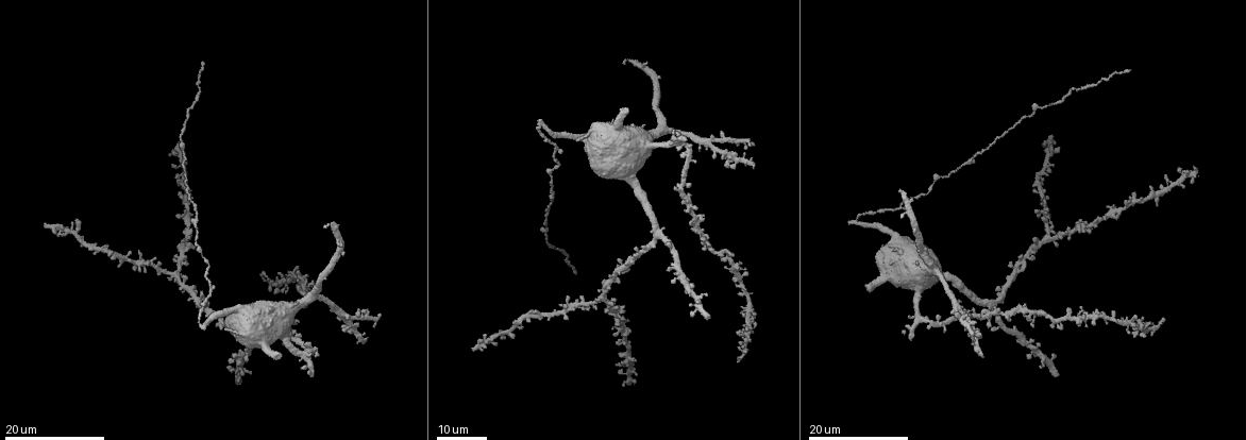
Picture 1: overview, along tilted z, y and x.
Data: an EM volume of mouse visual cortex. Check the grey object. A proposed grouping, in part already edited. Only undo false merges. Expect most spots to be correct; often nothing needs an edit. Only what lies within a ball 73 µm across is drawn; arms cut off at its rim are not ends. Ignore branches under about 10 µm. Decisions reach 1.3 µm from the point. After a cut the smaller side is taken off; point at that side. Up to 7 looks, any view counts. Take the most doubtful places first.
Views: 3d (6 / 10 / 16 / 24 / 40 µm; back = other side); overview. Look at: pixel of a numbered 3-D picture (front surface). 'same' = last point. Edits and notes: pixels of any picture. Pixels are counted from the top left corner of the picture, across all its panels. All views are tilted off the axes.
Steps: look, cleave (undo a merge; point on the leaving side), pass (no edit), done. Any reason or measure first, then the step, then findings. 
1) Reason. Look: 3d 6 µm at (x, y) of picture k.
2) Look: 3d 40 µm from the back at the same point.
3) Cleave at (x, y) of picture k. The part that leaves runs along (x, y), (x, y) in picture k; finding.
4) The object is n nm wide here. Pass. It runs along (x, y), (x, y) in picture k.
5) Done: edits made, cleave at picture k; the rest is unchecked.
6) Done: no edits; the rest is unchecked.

A narrow waist. Look: 3d 24 µm at (928, 192) of picture 1.

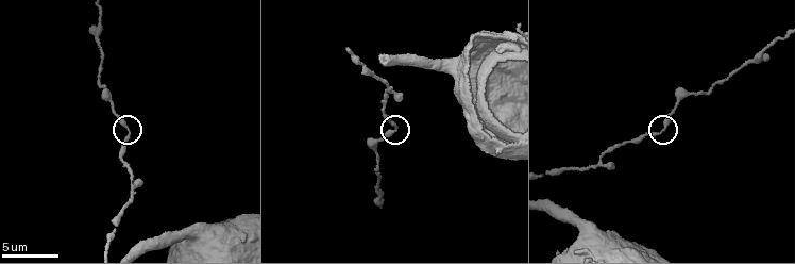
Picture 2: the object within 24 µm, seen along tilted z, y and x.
Look: 3d 10 µm at (395, 128) of picture 2.

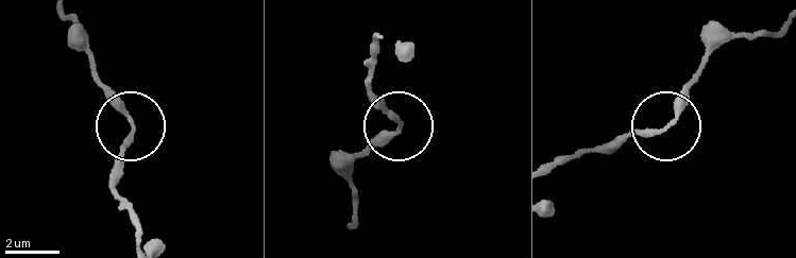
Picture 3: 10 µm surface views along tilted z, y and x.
Pass. It runs along (553, 168), (621, 136), (657, 130), (678, 110), (699, 68) in picture 3; one cell here.

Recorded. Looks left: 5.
Side arm on a straight run. Look: 3d 10 µm at (133, 183) of picture 2.

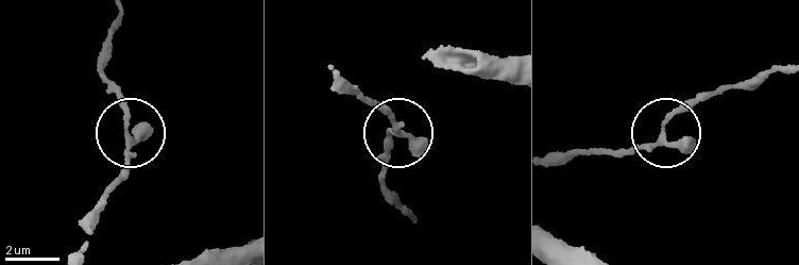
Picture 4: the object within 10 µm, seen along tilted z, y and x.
The object is 160 nm wide here. Pass. It runs along (557, 162), (621, 153), (655, 139), (667, 119), (704, 92) in picture 4; one cell here.

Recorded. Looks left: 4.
Thick turns thin. Look: 3d 16 µm at (762, 52) of picture 2.

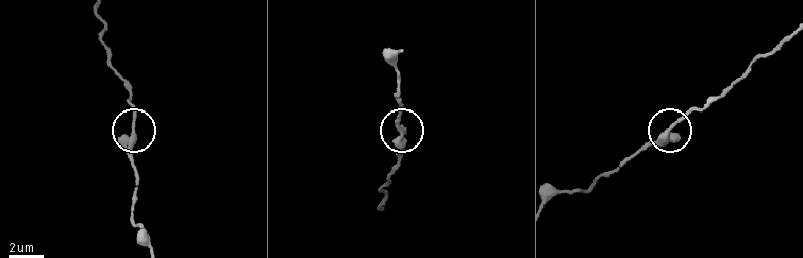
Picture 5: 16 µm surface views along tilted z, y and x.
Pass. It runs along (149, 246), (132, 213), (136, 178), (128, 147), (130, 93) in picture 5; continuous, no second cell.

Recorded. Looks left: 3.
Looks like a crossing. Look: 3d 24 µm at (602, 298) of picture 1.

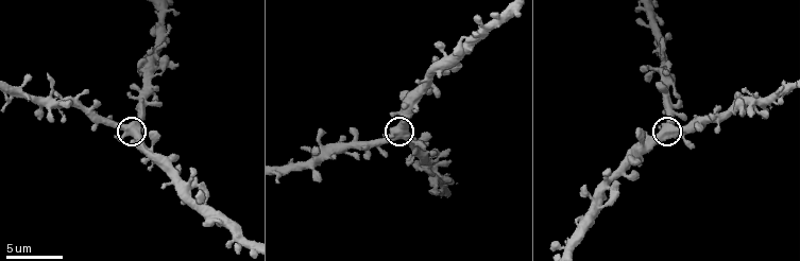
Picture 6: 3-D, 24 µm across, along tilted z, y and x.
Closer look. Look: 3d 10 µm at (672, 127) of picture 6.

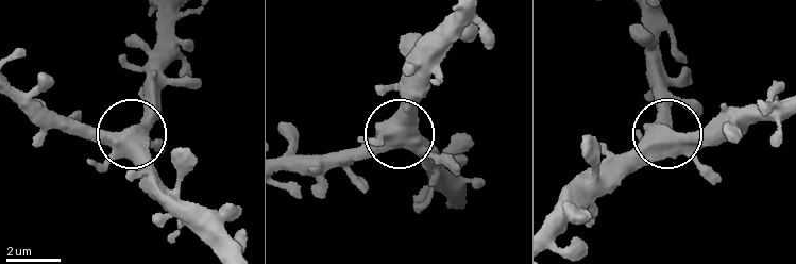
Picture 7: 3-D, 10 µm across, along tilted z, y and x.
Pass. It runs along (554, 234), (657, 152), (655, 104) in picture 7; continuous, no second cell.

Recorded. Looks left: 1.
Done: no edits; the rest is unchecked.

